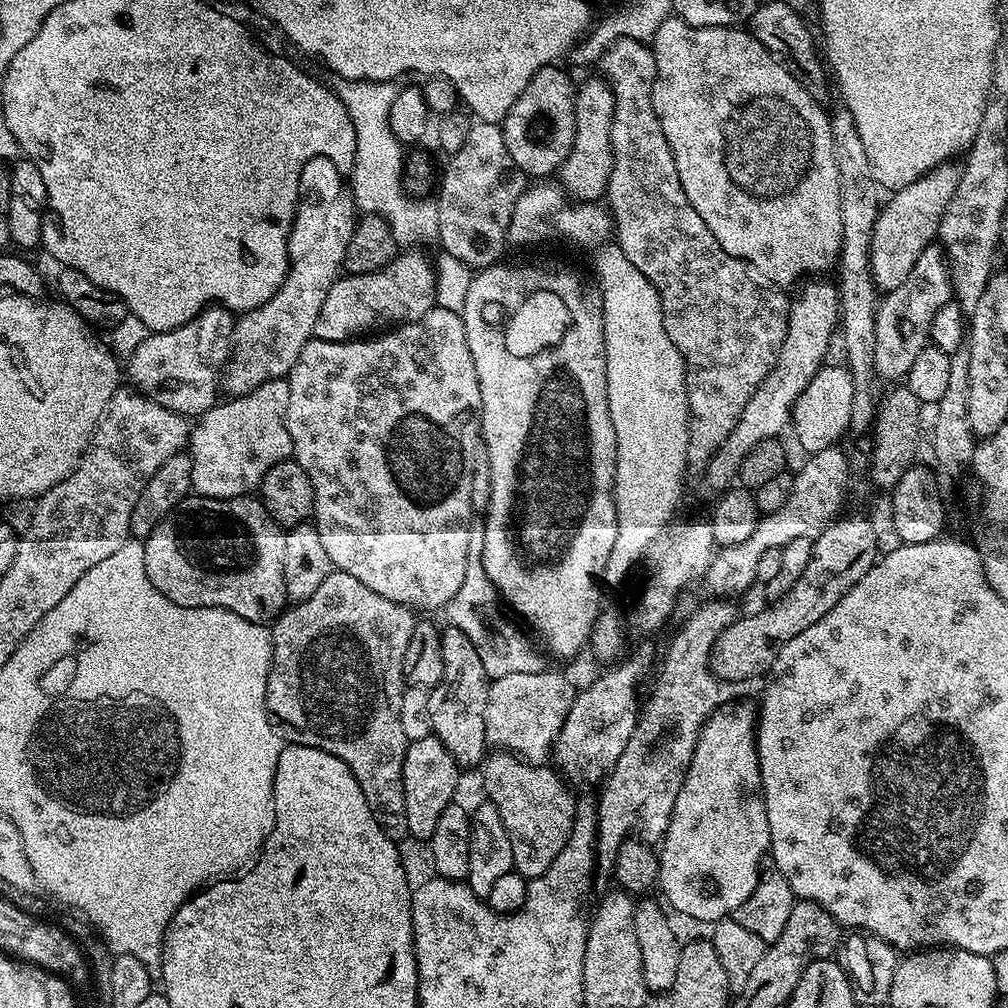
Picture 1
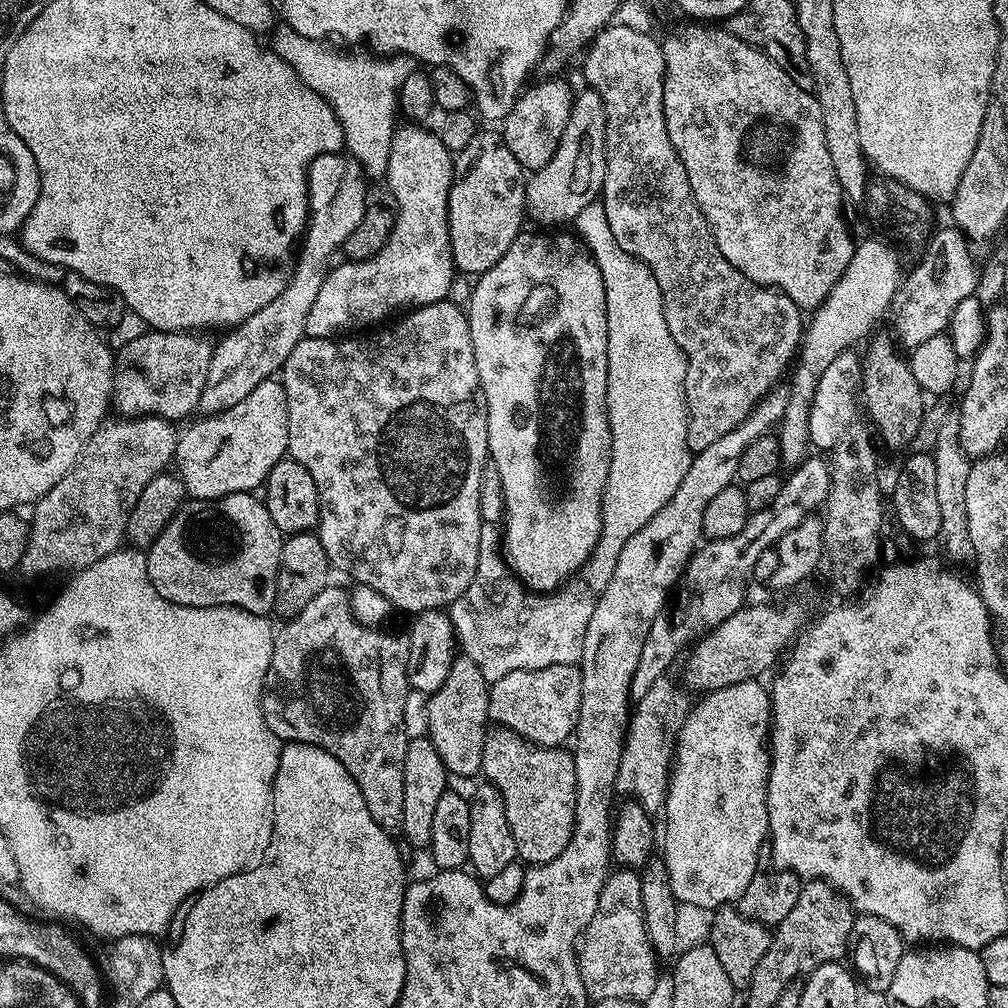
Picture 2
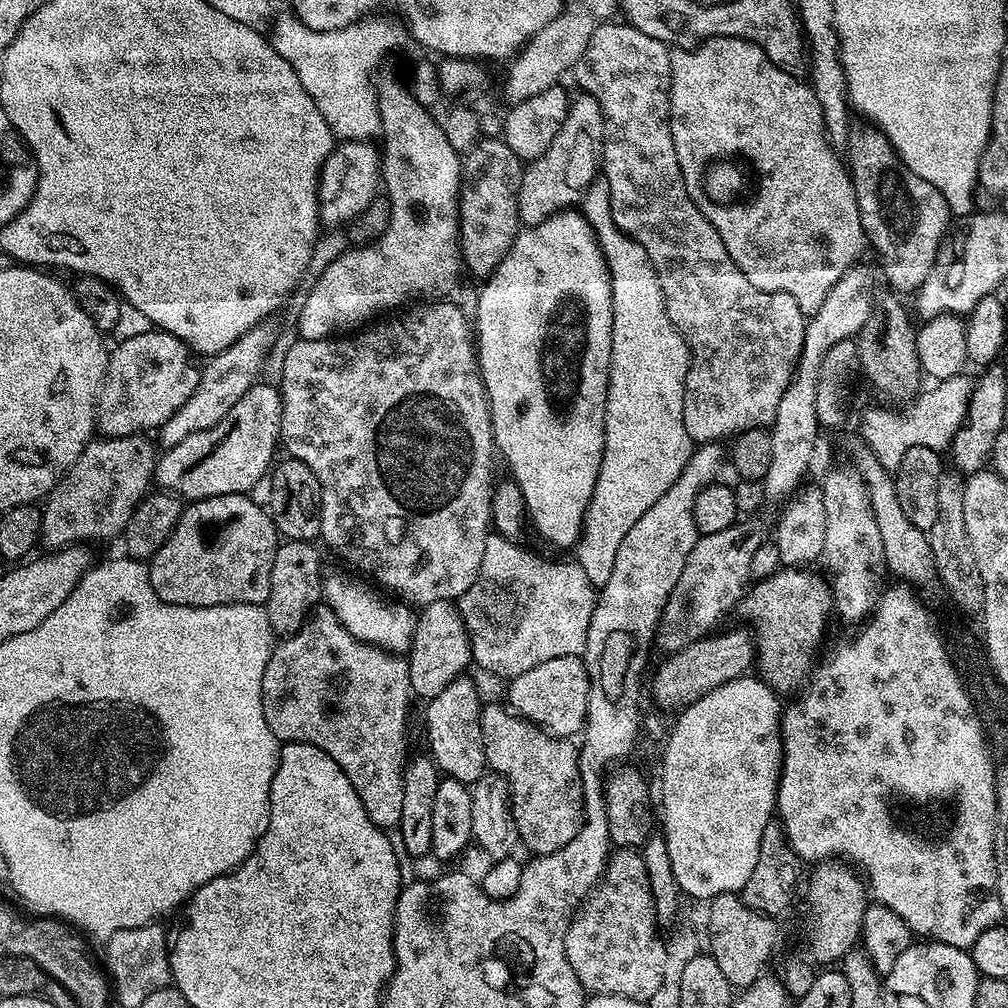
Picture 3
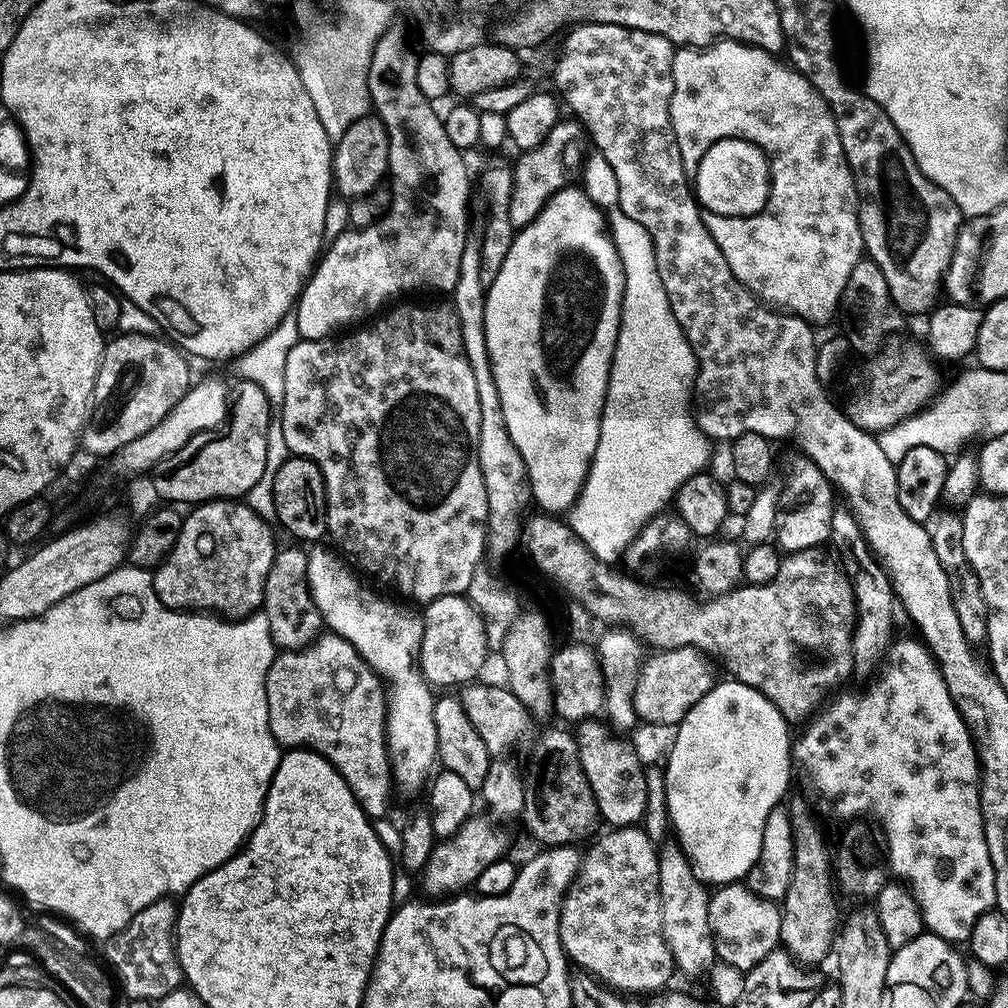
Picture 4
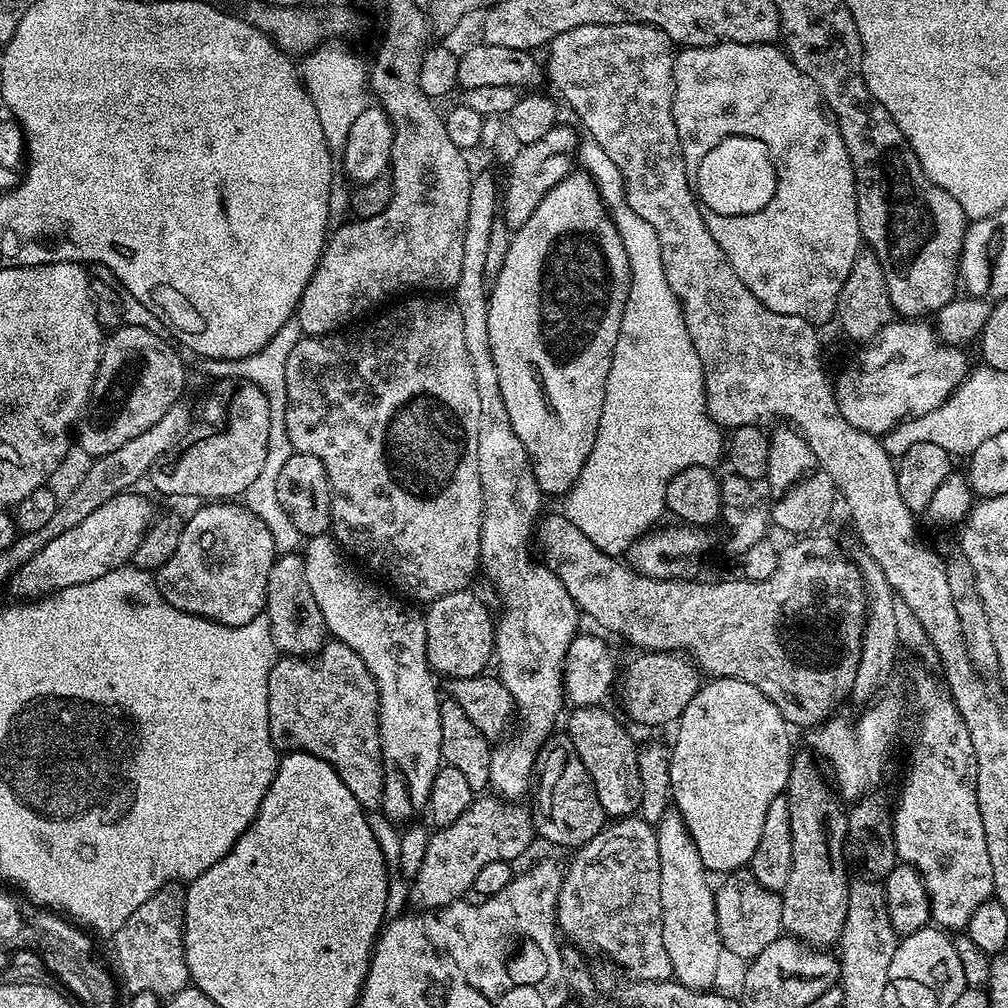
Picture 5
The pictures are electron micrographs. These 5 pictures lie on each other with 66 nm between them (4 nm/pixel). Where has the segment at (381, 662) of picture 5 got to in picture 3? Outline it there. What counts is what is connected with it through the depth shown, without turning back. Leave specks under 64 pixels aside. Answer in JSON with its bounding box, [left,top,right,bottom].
[322,575,417,653]

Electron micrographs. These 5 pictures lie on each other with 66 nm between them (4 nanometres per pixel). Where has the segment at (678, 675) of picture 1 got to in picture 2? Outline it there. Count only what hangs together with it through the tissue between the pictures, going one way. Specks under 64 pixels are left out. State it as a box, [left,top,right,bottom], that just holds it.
[616,678,690,814]

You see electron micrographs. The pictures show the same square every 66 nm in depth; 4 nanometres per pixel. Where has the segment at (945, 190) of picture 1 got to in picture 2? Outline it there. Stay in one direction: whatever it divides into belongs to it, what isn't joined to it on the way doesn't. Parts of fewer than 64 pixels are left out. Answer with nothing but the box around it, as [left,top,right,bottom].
[776,238,901,465]

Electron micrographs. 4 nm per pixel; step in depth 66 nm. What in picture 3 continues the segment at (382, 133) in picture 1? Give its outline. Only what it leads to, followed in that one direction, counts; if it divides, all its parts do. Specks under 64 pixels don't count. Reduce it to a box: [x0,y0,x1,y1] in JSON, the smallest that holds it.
[270,10,410,142]

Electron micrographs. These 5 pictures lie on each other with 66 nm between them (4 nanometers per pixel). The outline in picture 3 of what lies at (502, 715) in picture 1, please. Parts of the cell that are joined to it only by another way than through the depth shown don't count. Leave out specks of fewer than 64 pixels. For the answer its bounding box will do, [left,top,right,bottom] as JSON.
[506,657,590,738]

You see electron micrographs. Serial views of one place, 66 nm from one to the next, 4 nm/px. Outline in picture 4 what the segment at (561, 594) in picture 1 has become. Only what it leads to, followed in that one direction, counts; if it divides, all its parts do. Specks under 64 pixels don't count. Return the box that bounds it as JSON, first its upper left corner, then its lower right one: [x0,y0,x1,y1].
[484,186,624,513]

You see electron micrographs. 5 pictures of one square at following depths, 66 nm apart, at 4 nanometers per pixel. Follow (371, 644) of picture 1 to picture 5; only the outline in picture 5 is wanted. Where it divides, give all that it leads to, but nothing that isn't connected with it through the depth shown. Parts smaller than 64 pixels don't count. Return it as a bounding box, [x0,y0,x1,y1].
[268,642,384,810]

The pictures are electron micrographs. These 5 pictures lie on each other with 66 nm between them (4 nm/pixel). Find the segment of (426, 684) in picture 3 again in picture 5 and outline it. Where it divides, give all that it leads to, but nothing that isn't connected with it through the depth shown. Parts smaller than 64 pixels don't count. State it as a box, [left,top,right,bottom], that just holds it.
[424,590,494,678]

